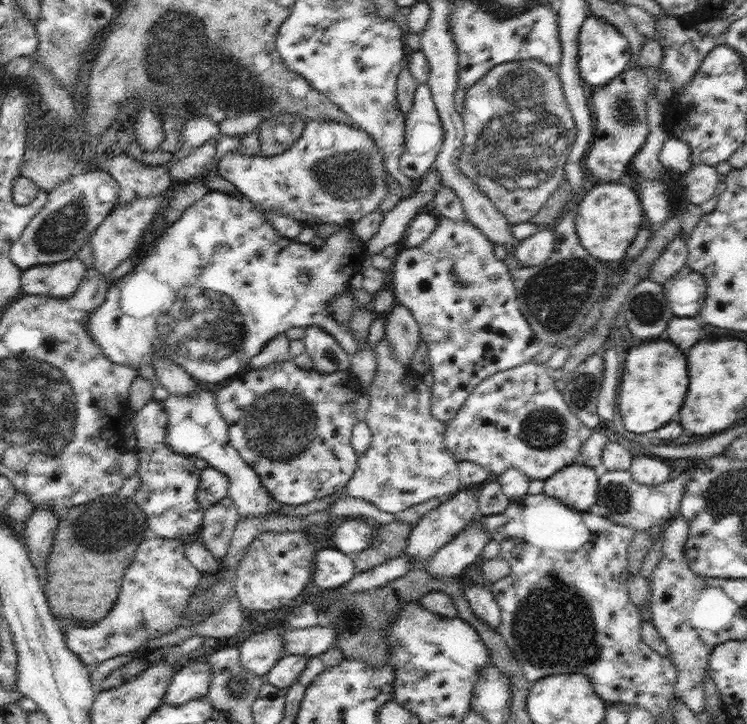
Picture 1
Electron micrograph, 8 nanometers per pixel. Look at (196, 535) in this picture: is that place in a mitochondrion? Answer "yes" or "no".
no

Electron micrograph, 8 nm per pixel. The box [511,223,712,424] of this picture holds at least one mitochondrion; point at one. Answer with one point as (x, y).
(554, 297)

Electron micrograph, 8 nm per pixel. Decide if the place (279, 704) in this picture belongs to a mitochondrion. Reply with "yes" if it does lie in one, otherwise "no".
no

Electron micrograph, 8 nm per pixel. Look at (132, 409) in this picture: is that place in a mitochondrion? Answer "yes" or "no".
no

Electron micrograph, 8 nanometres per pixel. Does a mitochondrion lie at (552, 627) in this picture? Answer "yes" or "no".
yes

